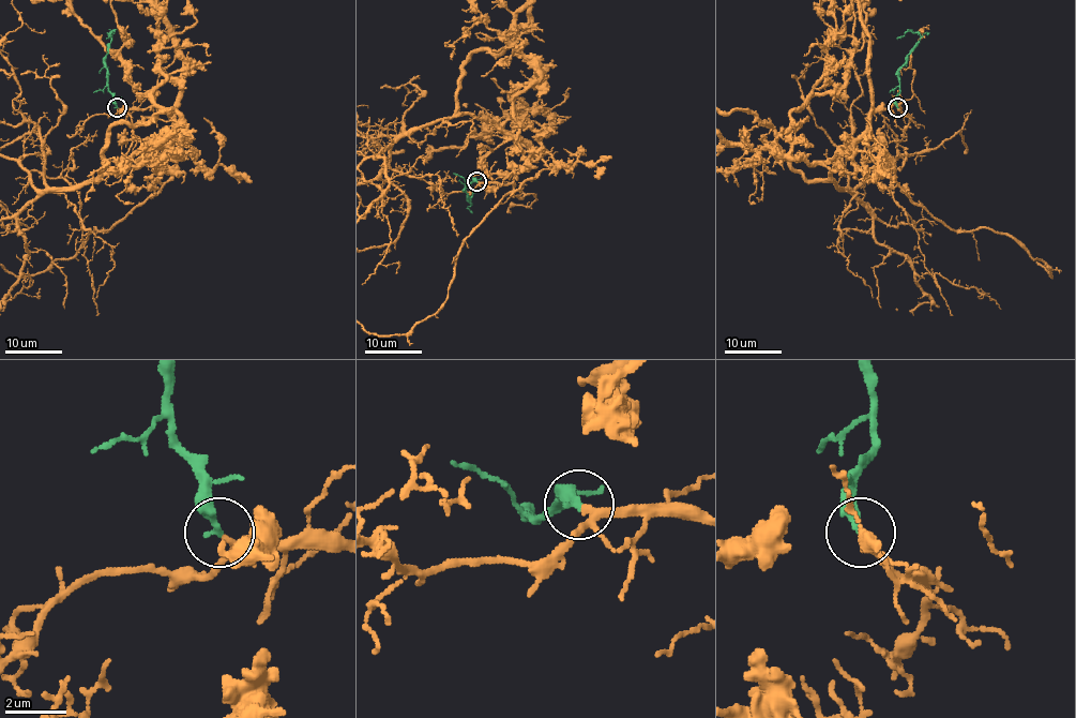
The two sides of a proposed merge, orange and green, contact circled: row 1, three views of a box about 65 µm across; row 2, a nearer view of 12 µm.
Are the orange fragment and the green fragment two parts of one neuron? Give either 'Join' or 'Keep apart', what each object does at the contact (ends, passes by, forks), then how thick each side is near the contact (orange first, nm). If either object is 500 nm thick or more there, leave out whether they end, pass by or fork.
Join. At the ring orange forks. At the ring green ends. Thickness 170 nm (orange) against 300 nm

